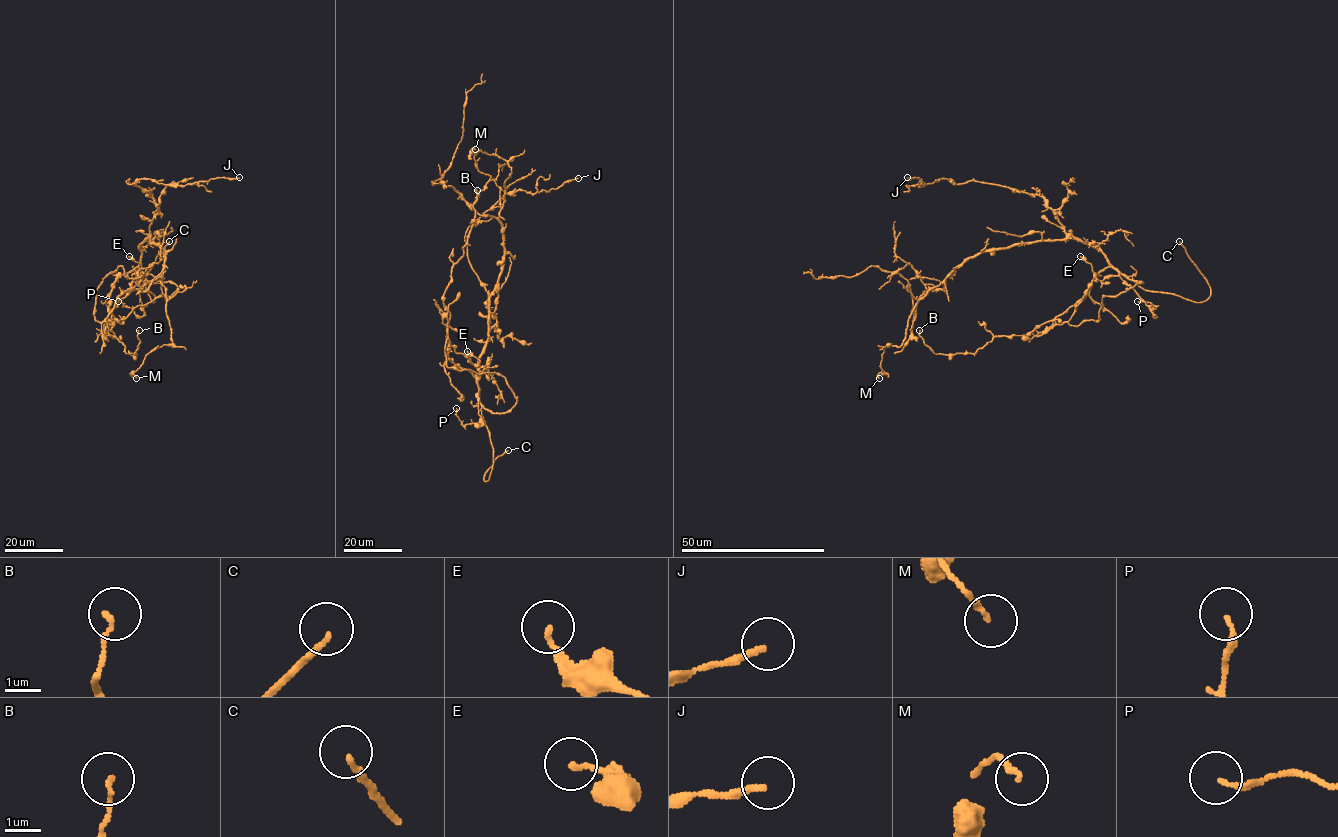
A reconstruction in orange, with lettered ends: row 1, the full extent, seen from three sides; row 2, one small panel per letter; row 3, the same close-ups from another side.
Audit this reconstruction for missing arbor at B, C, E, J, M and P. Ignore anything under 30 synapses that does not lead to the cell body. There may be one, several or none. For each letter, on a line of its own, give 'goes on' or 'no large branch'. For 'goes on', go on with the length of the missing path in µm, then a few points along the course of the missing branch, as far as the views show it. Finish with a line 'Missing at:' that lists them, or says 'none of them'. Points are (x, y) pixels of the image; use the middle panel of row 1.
B: no large branch
C: goes on; about 70 µm are missing; missing branch runs (508, 450), (514, 446), (519, 431), (532, 418), (563, 403), (591, 370), (605, 359), (612, 360)
E: no large branch
J: no large branch
M: no large branch
P: no large branch
Missing at: C

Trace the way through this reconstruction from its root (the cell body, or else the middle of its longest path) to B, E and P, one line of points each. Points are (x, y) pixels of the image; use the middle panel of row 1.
B: (490, 296), (477, 379), (448, 357), (450, 313), (443, 303), (473, 224), (477, 190)
E: (490, 296), (488, 338), (479, 359), (478, 379), (448, 357), (447, 325), (450, 345), (478, 364), (467, 351)
P: (490, 296), (488, 338), (479, 362), (478, 414), (483, 423), (463, 425), (456, 415), (456, 408)

